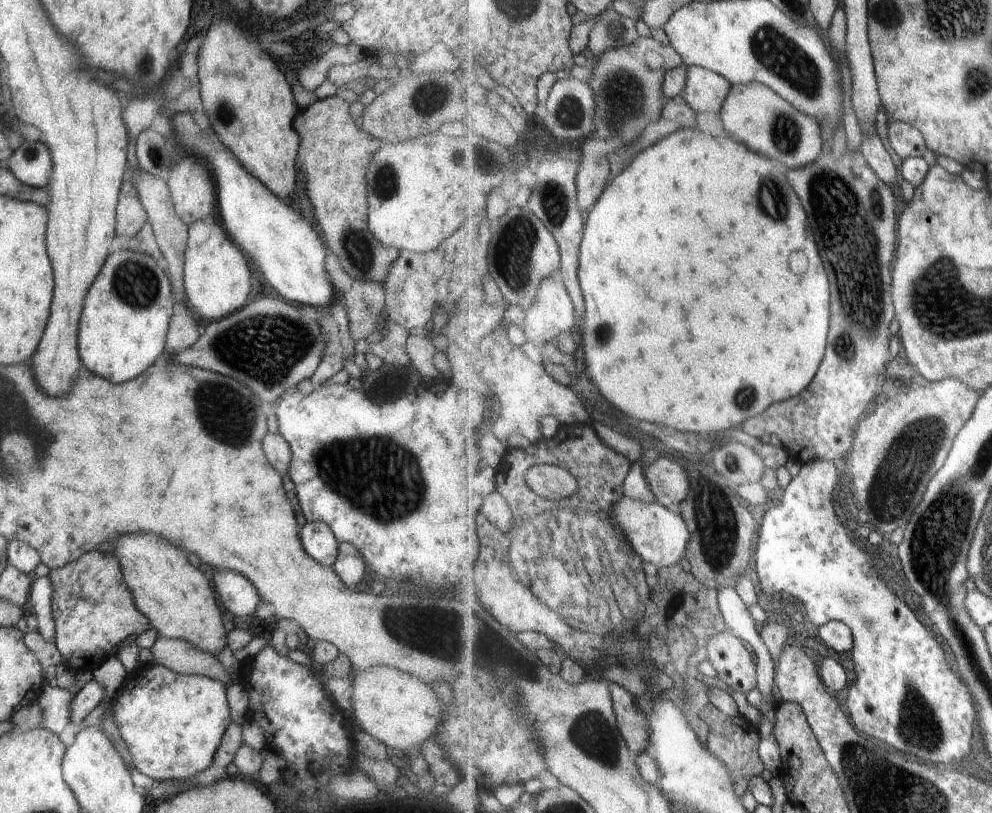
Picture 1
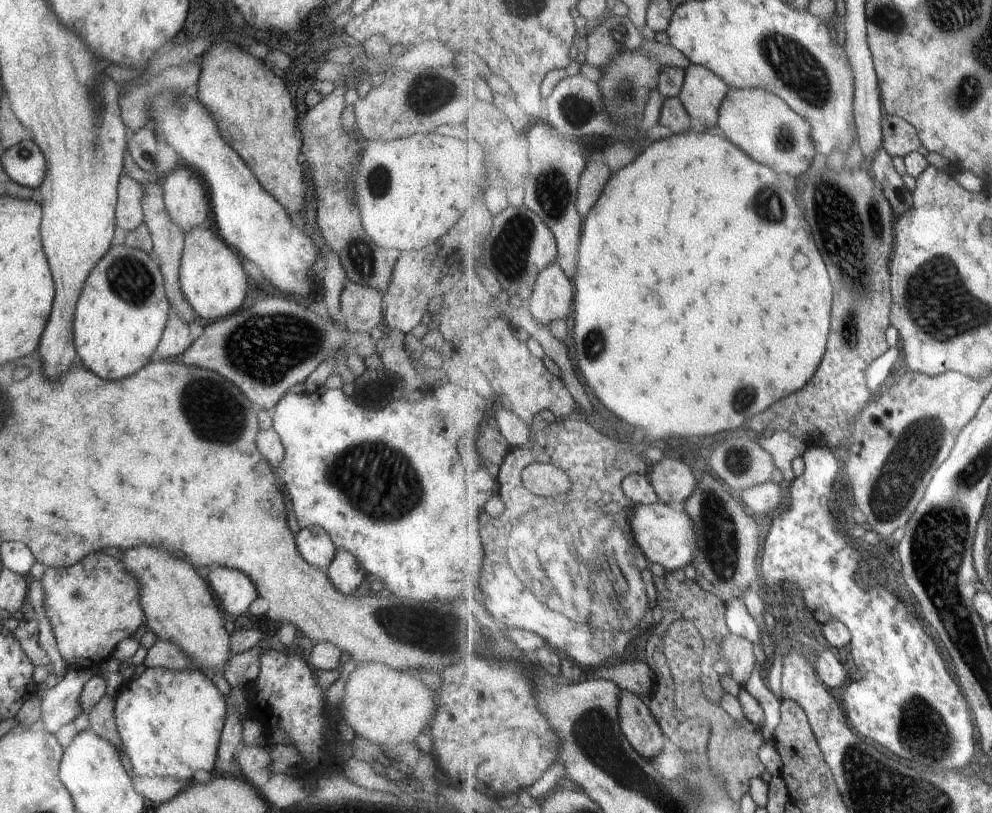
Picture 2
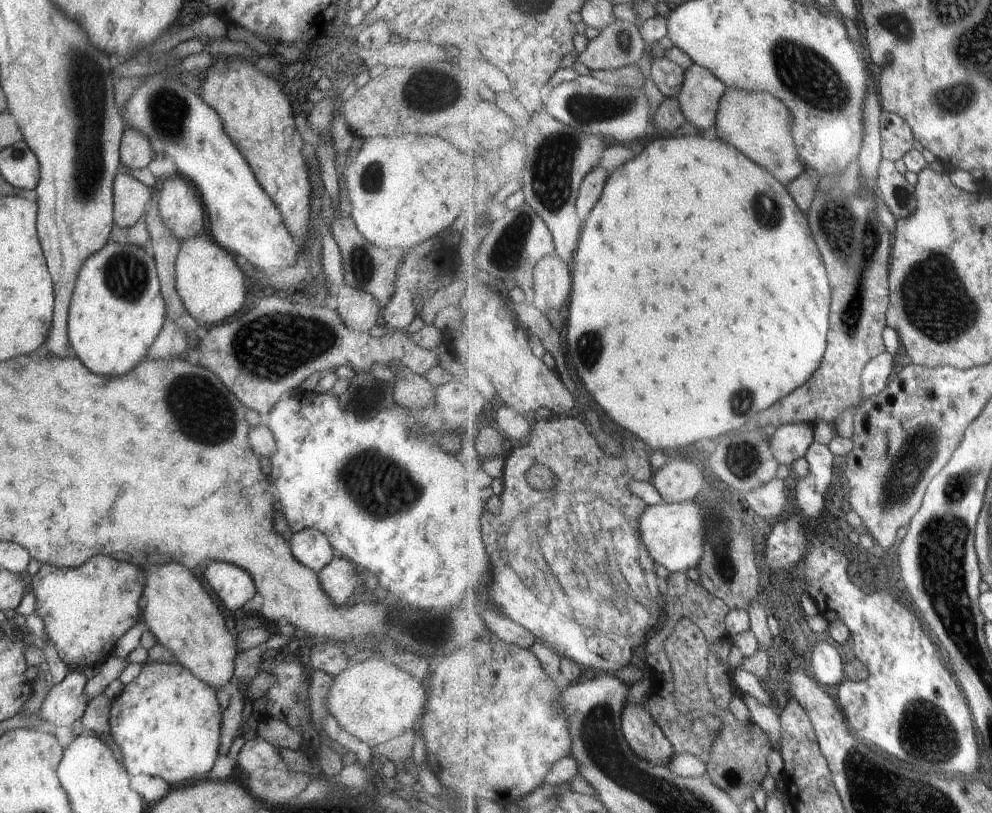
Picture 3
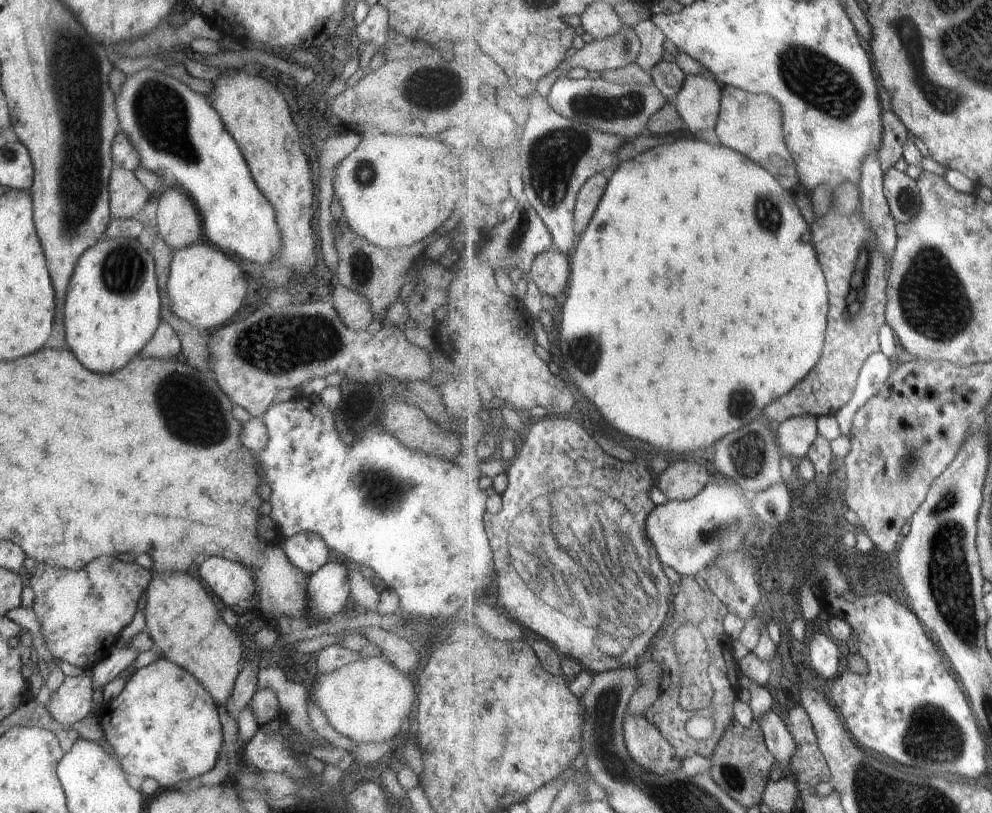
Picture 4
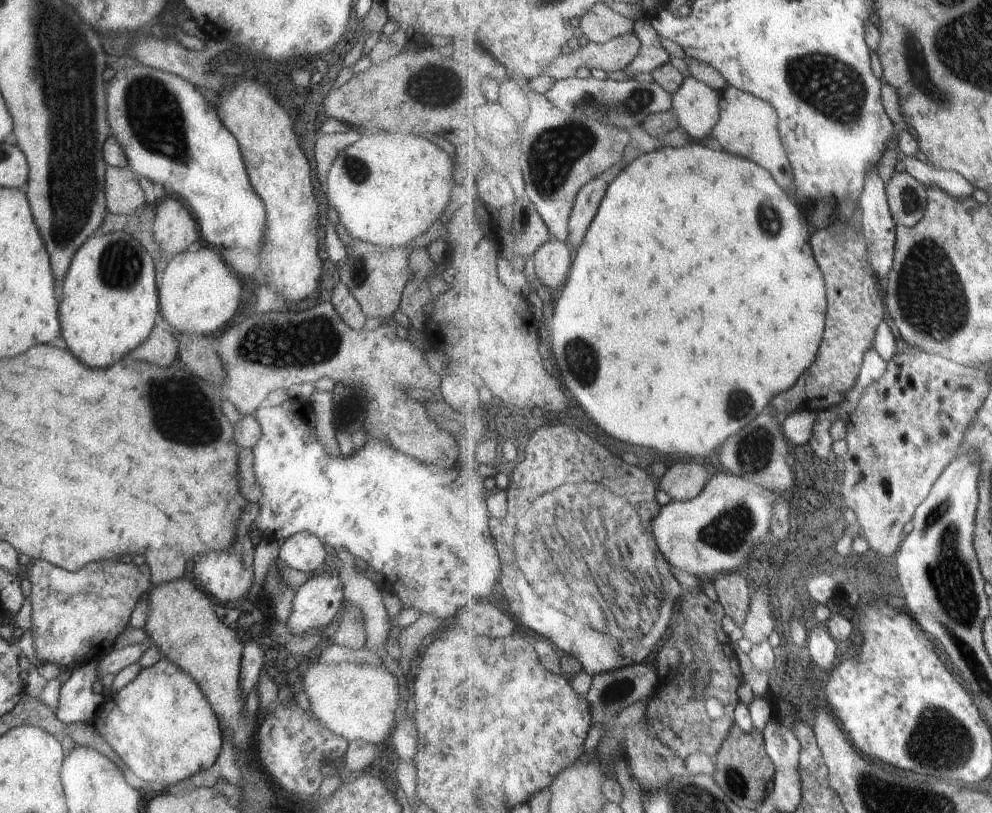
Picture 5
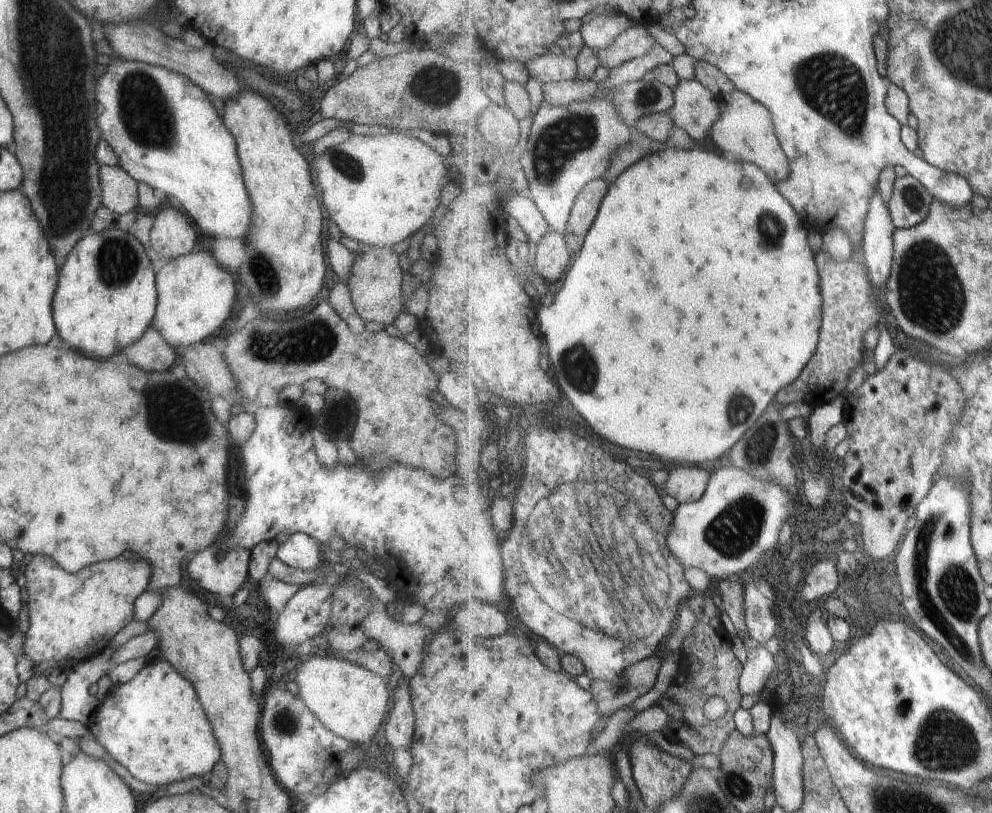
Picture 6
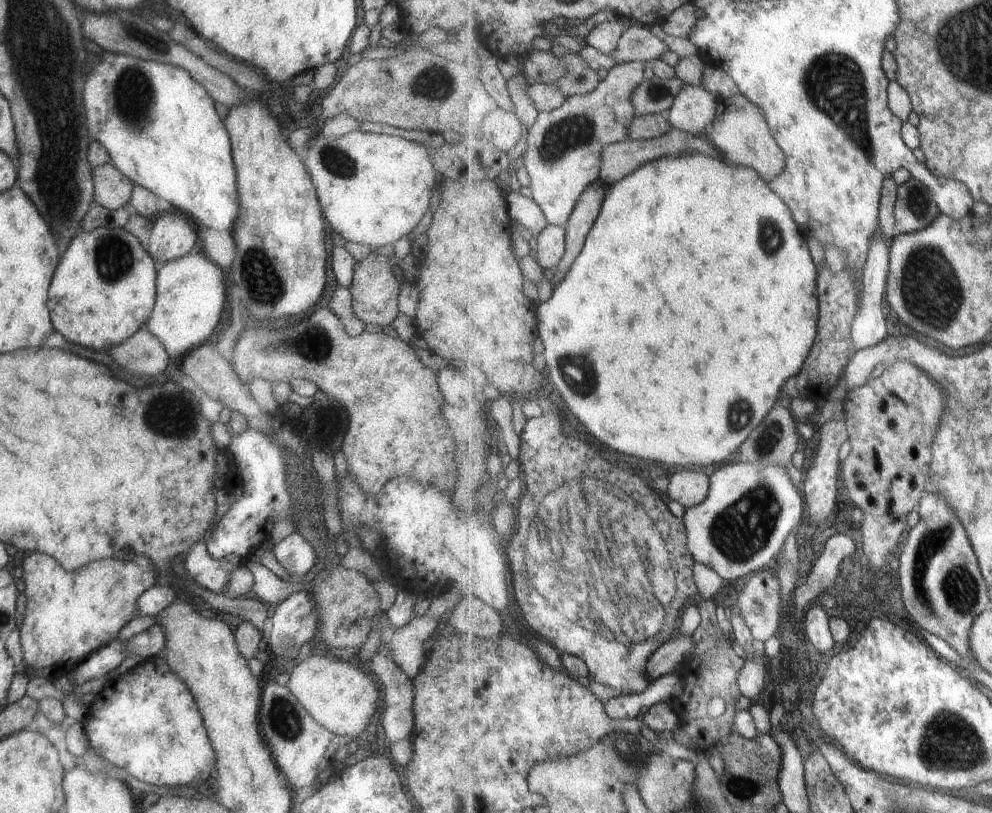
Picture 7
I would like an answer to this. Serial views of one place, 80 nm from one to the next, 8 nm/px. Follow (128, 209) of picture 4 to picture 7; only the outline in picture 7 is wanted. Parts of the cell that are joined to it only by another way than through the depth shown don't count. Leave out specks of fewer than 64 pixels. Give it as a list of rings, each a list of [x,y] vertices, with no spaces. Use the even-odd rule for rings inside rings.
[[[111,162],[92,167],[94,195],[92,201],[109,210],[127,208],[133,183]]]

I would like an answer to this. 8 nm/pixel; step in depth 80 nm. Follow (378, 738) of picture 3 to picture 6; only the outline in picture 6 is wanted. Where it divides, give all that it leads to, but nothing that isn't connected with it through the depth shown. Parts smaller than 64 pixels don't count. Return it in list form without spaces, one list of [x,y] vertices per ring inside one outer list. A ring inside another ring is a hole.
[[[321,654],[308,656],[302,659],[298,667],[294,667],[291,679],[299,689],[298,698],[311,711],[311,714],[315,715],[329,732],[351,741],[353,744],[367,745],[381,723],[384,722],[383,718],[391,706],[392,698],[389,697],[387,691],[387,677],[379,676],[377,673],[343,659],[335,659]]]

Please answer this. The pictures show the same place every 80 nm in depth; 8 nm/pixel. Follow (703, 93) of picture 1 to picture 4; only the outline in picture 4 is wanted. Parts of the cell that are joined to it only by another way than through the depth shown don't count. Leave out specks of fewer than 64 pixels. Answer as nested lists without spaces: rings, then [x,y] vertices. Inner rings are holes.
[[[686,75],[675,104],[682,119],[687,123],[687,134],[699,136],[705,130],[716,128],[722,107],[721,82],[705,75]]]

